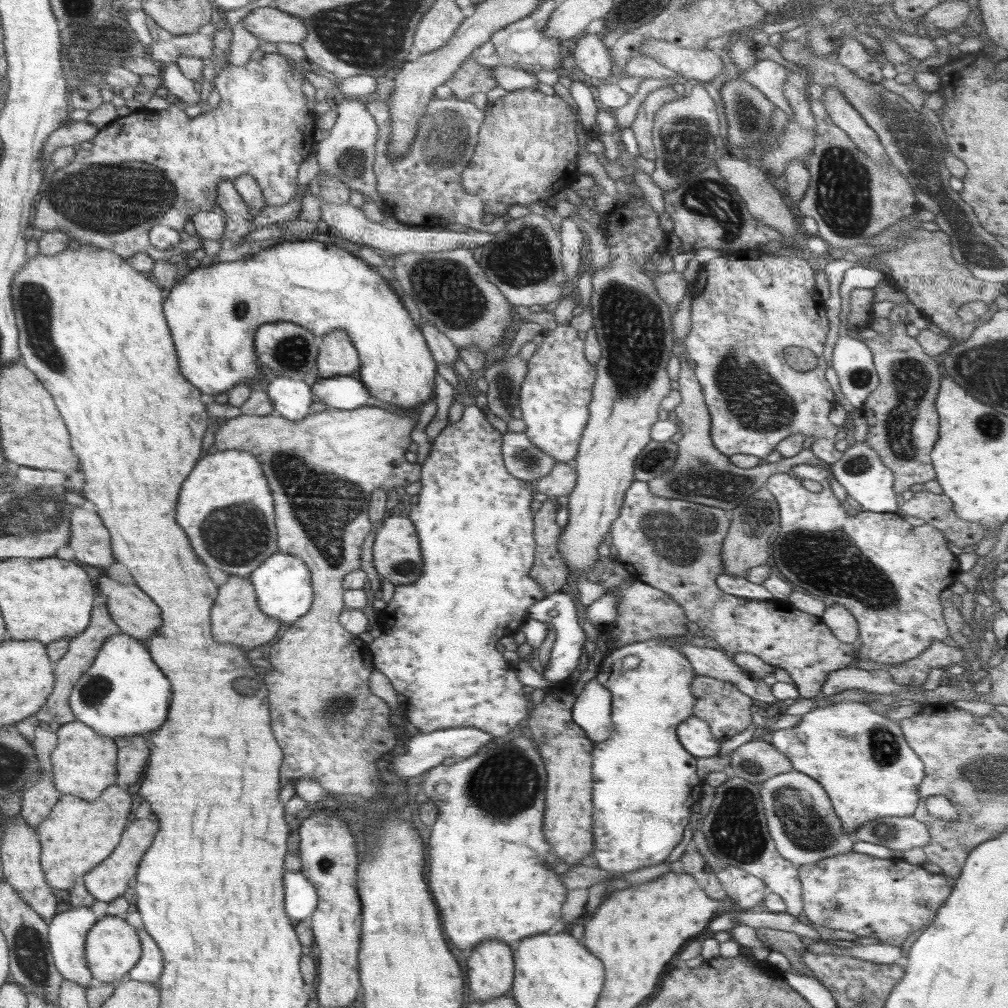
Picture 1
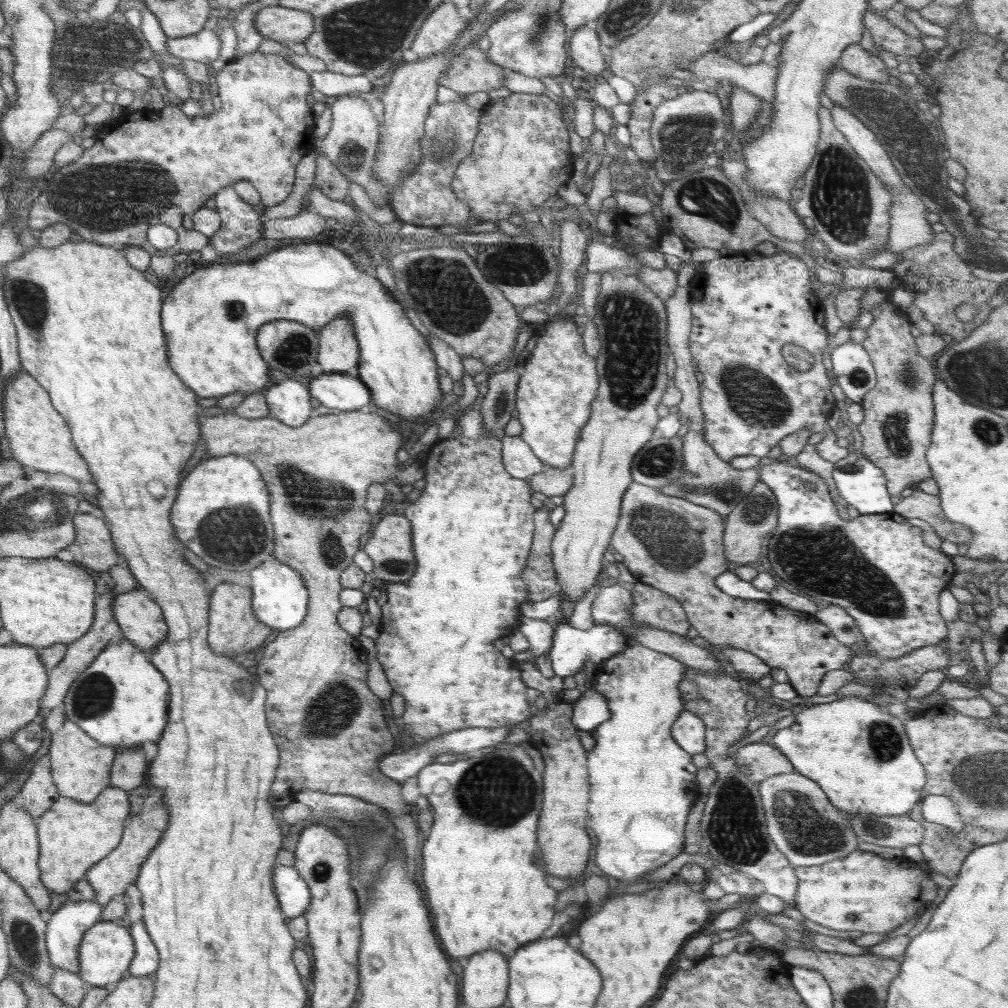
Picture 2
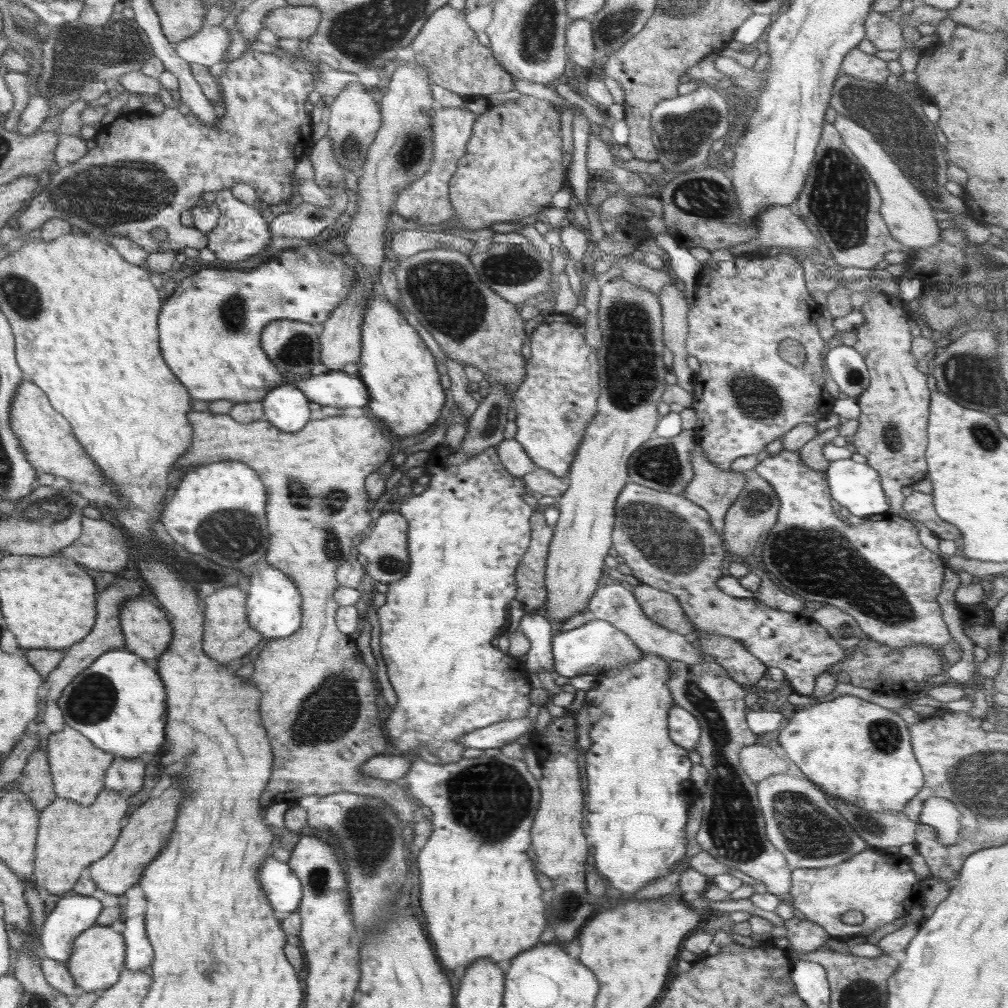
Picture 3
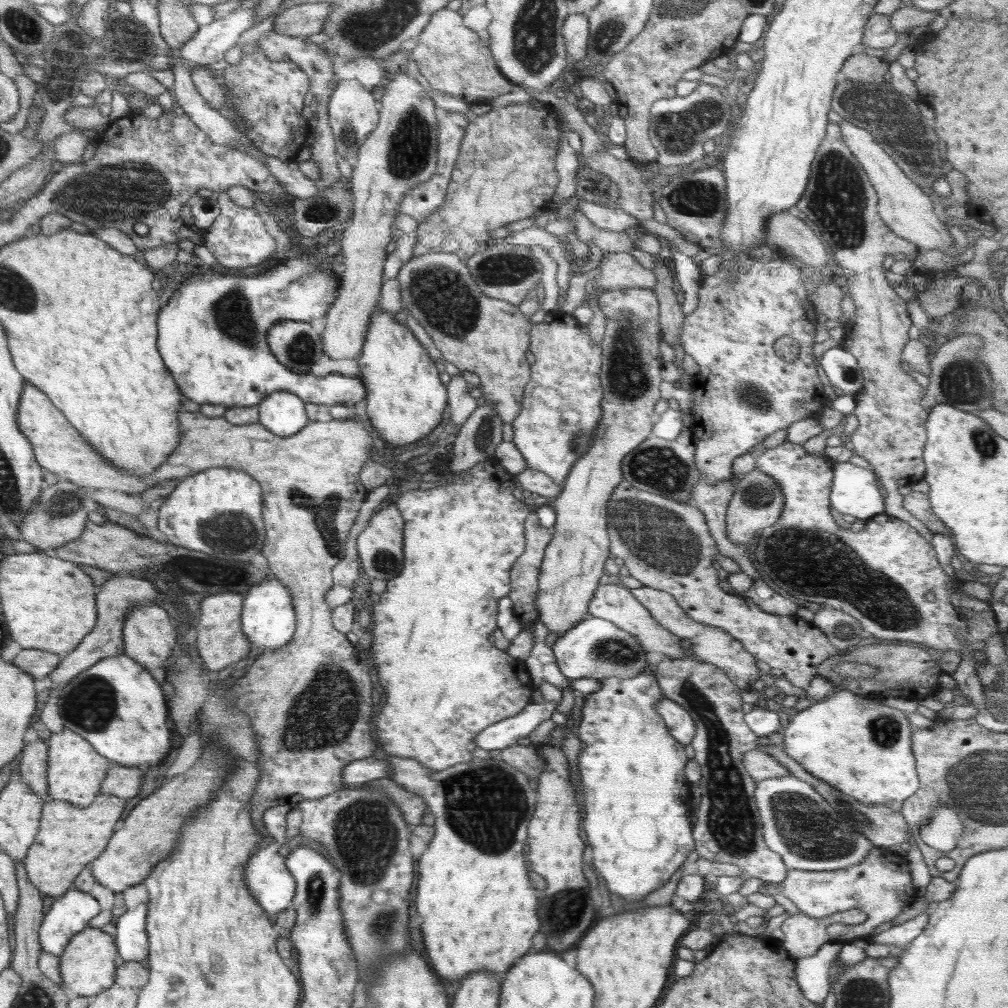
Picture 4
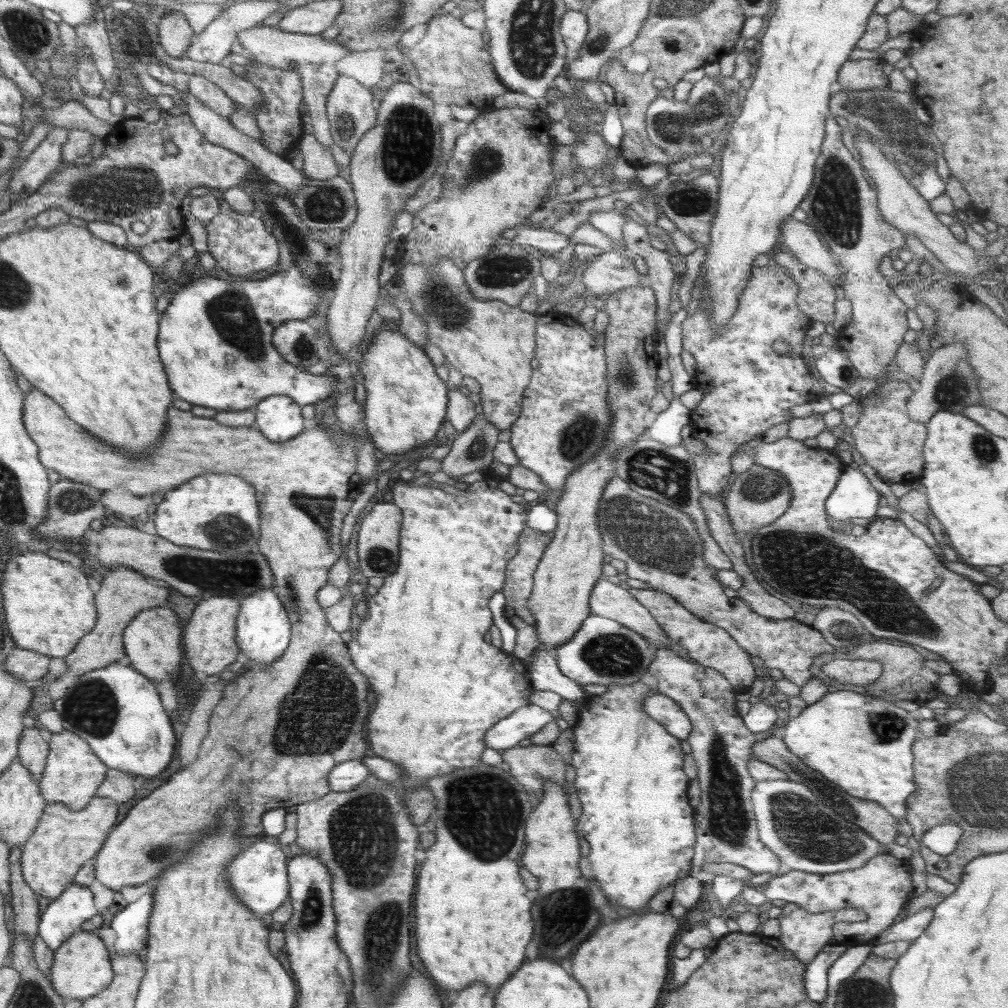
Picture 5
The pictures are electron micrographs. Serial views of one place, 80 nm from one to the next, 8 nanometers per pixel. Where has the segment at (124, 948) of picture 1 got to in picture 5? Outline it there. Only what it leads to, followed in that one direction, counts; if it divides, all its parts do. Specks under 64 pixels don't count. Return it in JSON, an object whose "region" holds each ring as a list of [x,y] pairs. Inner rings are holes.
{"region":[[[91,932],[74,934],[67,942],[54,953],[54,960],[51,966],[50,978],[54,990],[64,998],[64,1001],[78,999],[84,1001],[87,998],[95,997],[113,981],[115,976],[111,954],[106,950],[104,942]]]}

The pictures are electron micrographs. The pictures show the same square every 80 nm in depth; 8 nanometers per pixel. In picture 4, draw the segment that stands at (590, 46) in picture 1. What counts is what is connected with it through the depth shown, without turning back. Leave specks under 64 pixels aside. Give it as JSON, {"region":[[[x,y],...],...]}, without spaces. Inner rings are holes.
{"region":[[[571,10],[561,31],[565,38],[565,48],[569,59],[578,62],[586,58],[589,37],[588,13],[578,14]]]}

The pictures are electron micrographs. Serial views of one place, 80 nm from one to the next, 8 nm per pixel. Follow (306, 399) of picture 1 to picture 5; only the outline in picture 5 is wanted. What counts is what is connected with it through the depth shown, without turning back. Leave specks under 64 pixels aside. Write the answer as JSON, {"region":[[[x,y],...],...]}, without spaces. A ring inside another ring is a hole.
{"region":[[[269,396],[253,409],[254,426],[270,442],[288,442],[305,430],[301,407],[288,396]]]}

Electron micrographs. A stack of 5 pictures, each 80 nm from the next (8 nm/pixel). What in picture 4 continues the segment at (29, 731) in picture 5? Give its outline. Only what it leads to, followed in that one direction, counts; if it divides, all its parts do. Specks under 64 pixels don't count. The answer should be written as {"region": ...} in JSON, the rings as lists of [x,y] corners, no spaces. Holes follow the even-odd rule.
{"region":[[[38,738],[35,742],[23,747],[18,768],[22,777],[46,803],[50,800],[47,783],[48,757],[49,744]]]}

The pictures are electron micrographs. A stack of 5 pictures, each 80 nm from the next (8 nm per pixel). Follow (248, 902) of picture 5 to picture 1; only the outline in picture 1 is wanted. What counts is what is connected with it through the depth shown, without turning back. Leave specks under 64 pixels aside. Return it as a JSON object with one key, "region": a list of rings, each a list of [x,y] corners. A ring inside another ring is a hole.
{"region":[[[284,872],[284,910],[292,922],[304,921],[311,918],[318,905],[318,896],[314,886],[306,880],[301,872]]]}

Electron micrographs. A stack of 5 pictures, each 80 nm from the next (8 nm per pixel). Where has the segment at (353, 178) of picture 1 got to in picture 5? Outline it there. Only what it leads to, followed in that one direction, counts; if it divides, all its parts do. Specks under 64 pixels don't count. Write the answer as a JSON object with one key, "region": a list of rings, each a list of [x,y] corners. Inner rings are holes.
{"region":[[[339,76],[327,98],[325,111],[330,123],[333,144],[352,154],[363,134],[377,123],[377,104],[370,87],[349,76]]]}

